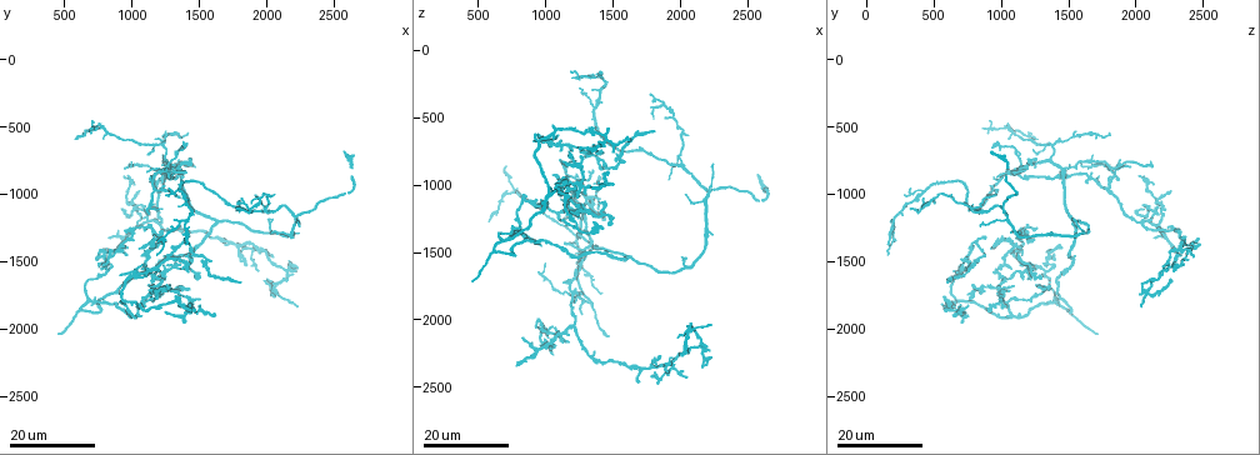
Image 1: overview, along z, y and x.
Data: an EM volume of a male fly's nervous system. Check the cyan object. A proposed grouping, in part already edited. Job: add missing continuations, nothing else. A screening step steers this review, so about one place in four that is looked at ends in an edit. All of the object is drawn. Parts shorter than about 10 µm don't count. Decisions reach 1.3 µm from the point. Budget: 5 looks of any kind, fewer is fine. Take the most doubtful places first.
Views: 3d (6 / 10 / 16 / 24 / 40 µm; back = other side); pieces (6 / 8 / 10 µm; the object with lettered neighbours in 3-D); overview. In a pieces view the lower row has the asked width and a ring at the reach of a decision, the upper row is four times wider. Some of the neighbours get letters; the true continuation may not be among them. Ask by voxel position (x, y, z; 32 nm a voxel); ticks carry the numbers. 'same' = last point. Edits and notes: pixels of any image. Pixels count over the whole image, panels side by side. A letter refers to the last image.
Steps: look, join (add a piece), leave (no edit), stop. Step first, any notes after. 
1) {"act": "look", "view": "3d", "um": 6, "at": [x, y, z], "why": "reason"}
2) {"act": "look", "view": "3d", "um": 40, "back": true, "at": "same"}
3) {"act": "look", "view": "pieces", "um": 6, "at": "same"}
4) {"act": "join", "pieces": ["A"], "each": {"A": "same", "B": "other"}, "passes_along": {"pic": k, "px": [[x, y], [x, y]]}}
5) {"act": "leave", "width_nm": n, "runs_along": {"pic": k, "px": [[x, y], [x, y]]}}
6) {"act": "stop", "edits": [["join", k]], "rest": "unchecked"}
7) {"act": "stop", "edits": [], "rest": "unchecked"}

{"act": "look", "view": "3d", "um": 16, "at": [2580, 680, 940], "why": "branch stops here"}

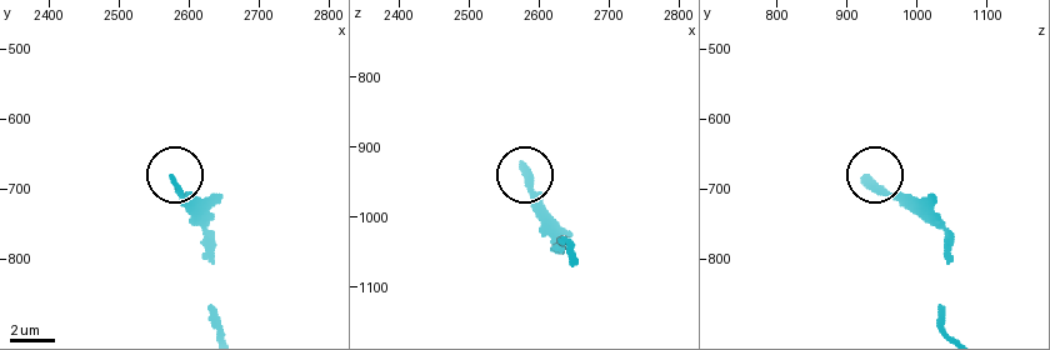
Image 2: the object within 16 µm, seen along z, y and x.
{"act": "look", "view": "pieces", "um": 6, "at": [2575, 685, 925], "why": "what lies round it"}

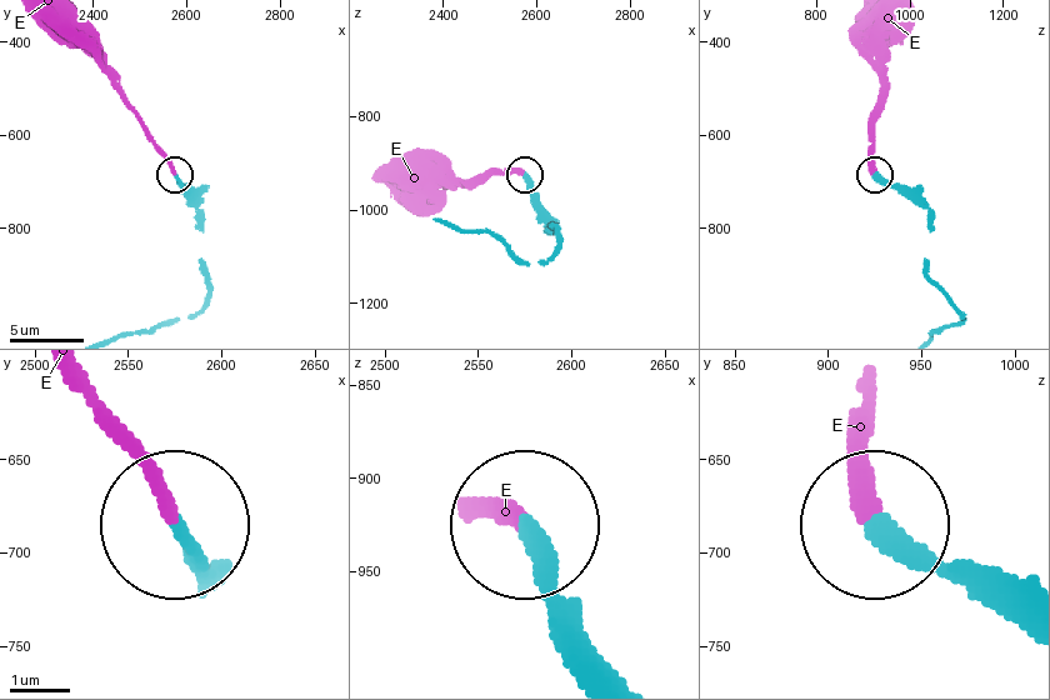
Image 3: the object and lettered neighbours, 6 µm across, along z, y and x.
{"act": "join", "pieces": ["E"], "width_nm": 250, "each": {"E": "same"}, "passes_along": {"pic": 3, "px": [[570, 631], [545, 556], [490, 511]]}, "found": "it goes on there"}

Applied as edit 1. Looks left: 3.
{"act": "look", "view": "3d", "um": 24, "at": [1480, 780, 2120]}

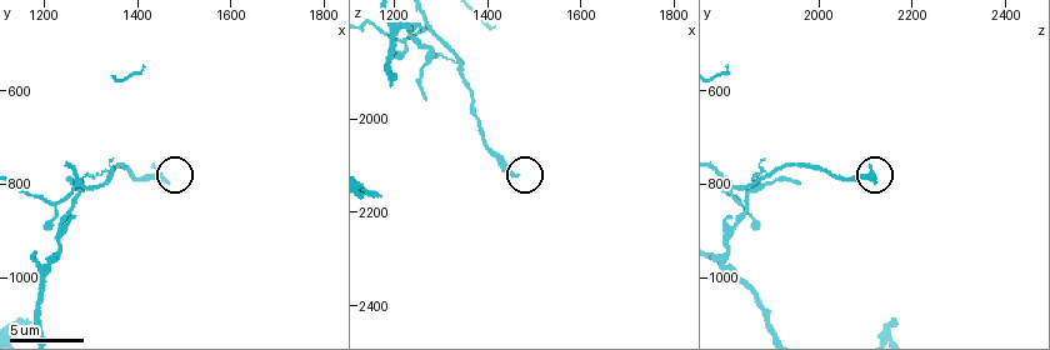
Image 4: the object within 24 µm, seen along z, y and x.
{"act": "look", "view": "pieces", "um": 8, "at": [1460, 800, 2120]}

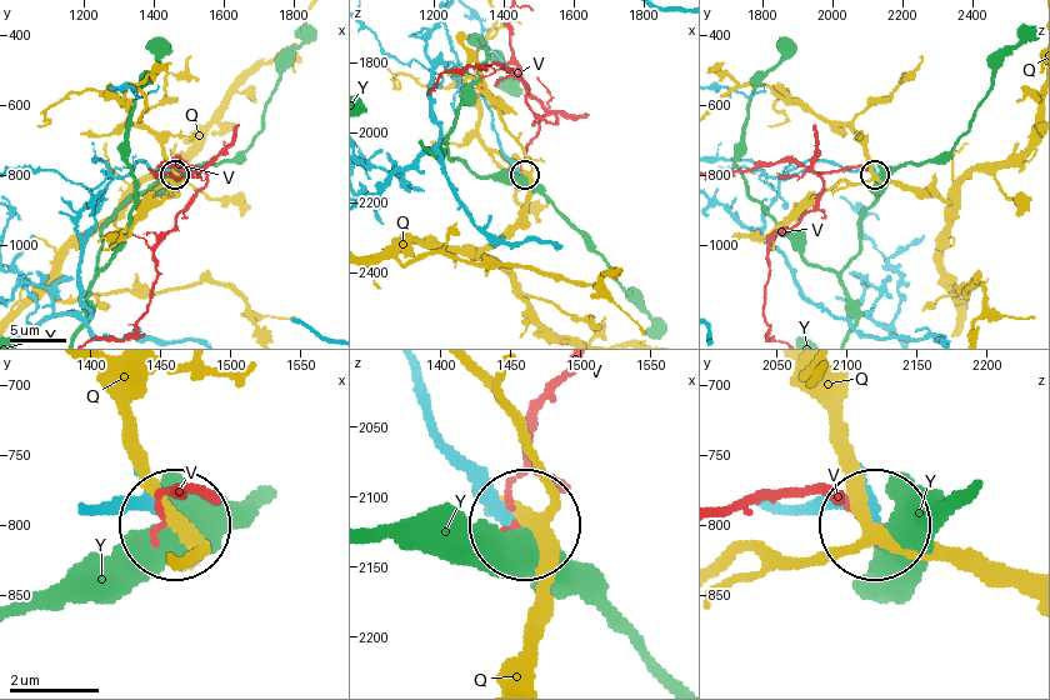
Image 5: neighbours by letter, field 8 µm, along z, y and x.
{"act": "leave", "width_nm": 250, "each": {"Q": "other", "V": "other", "Y": "other"}, "runs_along": {"pic": 5, "px": [[414, 376], [444, 444], [518, 518]]}, "found": "no lettered piece goes on from it"}

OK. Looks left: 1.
{"act": "stop", "edits": [["join", 3]], "rest": "unchecked"}

